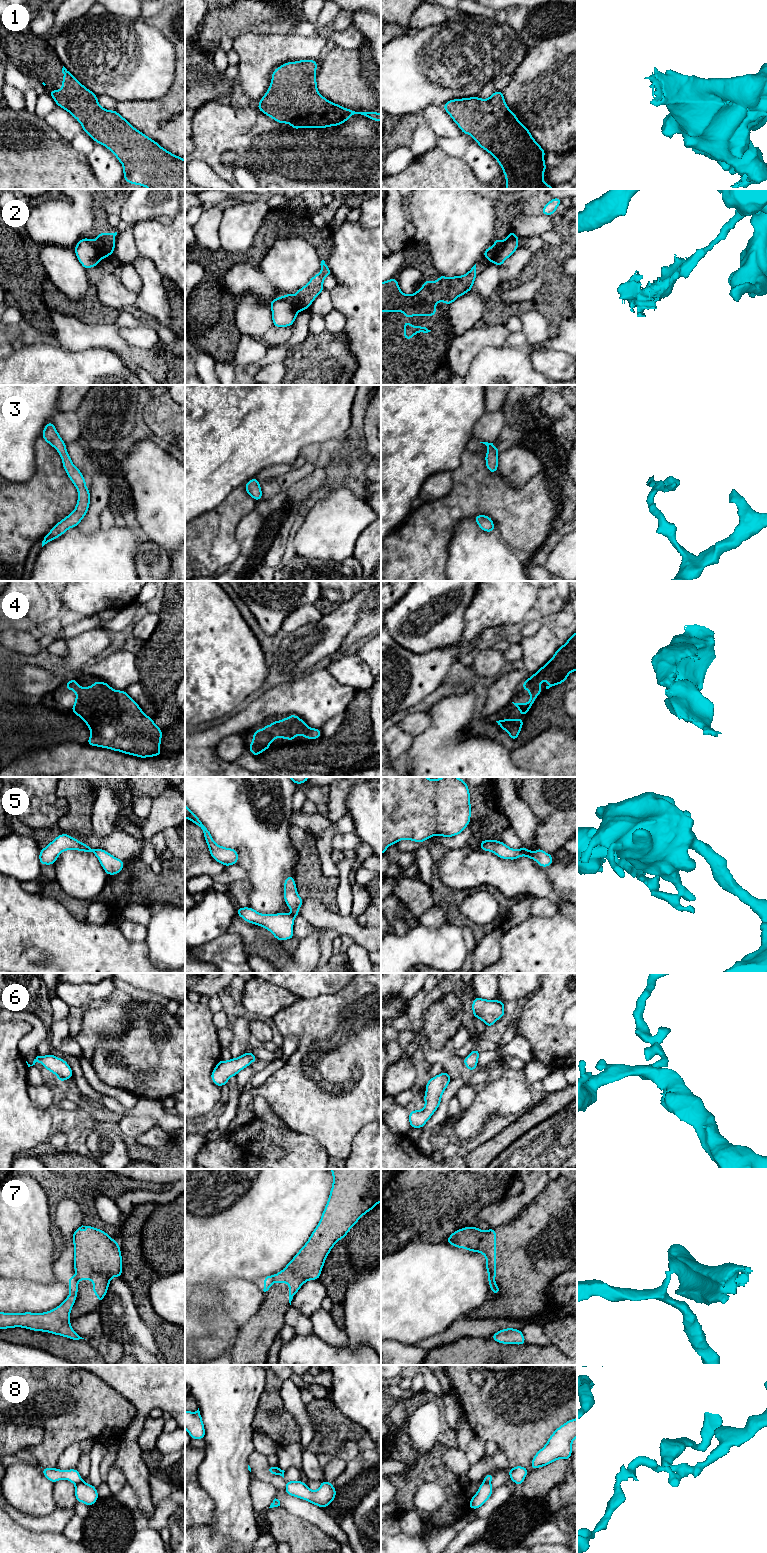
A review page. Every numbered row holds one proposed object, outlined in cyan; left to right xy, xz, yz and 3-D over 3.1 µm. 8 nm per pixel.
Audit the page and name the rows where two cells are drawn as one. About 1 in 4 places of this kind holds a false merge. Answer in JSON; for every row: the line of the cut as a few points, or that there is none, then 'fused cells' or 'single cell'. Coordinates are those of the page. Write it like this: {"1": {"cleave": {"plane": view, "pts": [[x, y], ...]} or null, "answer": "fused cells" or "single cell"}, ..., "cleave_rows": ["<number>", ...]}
{"1": {"cleave": null, "answer": "single cell"}, "2": {"cleave": {"plane": "yz", "pts": [[501, 240], [495, 247], [495, 257], [492, 262]]}, "answer": "fused cells"}, "3": {"cleave": null, "answer": "single cell"}, "4": {"cleave": null, "answer": "single cell"}, "5": {"cleave": {"plane": "yz", "pts": [[519, 849], [522, 854]]}, "answer": "fused cells"}, "6": {"cleave": null, "answer": "single cell"}, "7": {"cleave": {"plane": "xz", "pts": [[274, 1276], [272, 1282]]}, "answer": "fused cells"}, "8": {"cleave": {"plane": "xy", "pts": [[81, 1480], [75, 1485]]}, "answer": "fused cells"}, "cleave_rows": ["2", "5", "7", "8"]}

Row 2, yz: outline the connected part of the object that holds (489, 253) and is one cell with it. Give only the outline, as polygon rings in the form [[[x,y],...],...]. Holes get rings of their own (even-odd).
[[[496,238],[494,239],[494,246],[493,247],[488,247],[484,253],[482,254],[482,256],[485,256],[486,258],[489,259],[490,264],[494,262],[494,258],[495,258],[495,247],[499,245],[499,243],[502,240],[497,240]]]

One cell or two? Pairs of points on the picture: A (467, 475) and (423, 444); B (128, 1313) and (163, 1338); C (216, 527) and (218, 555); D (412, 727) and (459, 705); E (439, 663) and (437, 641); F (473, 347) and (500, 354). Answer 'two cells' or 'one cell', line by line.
A: two cells
B: two cells
C: one cell
D: two cells
E: two cells
F: two cells

